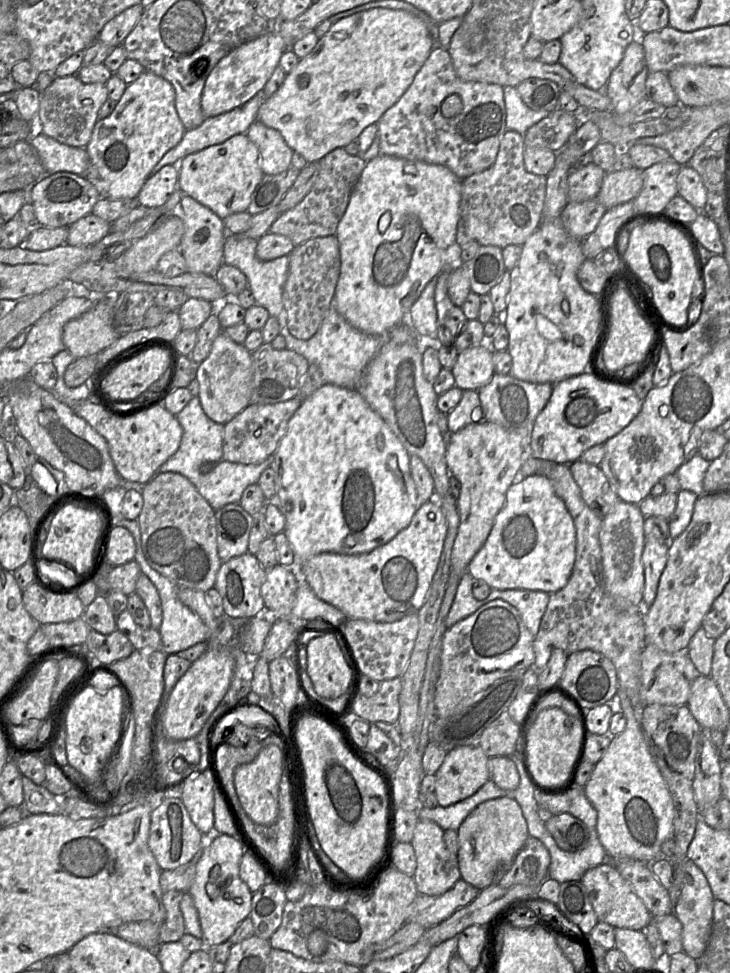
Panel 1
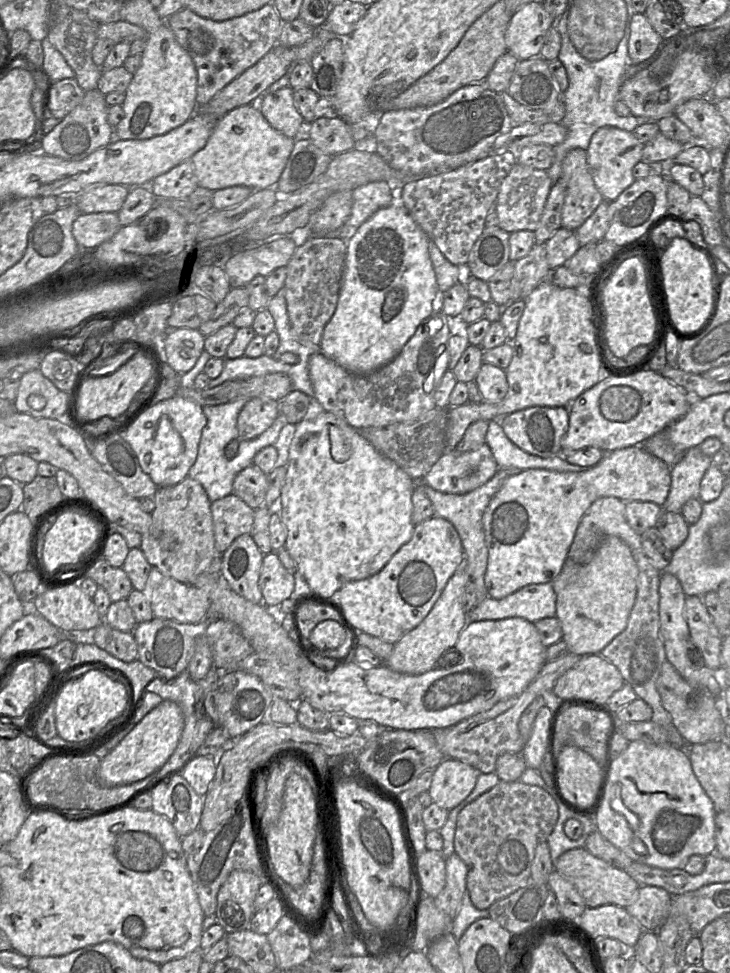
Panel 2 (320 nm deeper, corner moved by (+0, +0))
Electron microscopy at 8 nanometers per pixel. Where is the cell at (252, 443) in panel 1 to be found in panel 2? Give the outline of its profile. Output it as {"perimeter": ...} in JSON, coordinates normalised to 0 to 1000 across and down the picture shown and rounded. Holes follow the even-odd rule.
{"perimeter":[[[367,408],[345,409],[326,427],[326,446],[334,452],[349,451],[371,439],[379,428],[379,412]]]}

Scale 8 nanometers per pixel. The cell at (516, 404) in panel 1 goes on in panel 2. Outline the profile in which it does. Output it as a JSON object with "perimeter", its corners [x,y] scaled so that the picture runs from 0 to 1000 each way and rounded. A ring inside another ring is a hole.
{"perimeter":[[[730,417],[696,425],[684,433],[695,449],[707,458],[729,468],[755,470],[768,467],[768,452],[779,438],[779,417]]]}

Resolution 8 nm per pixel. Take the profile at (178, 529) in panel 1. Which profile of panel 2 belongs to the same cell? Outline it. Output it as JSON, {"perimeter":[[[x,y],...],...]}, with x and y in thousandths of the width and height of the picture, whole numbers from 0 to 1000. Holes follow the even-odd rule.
{"perimeter":[[[260,490],[249,495],[216,502],[210,510],[212,523],[207,527],[205,549],[193,549],[192,564],[203,579],[225,592],[248,599],[264,601],[277,589],[303,589],[303,571],[295,562],[293,543],[289,528],[289,515],[277,498]],[[219,548],[238,549],[242,562],[225,564],[218,557]]]}

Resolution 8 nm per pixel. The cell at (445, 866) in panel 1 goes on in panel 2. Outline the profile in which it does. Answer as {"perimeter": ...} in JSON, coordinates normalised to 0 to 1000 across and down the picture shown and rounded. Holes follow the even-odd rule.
{"perimeter":[[[621,877],[610,884],[611,908],[605,916],[593,923],[595,930],[618,942],[623,942],[638,916],[640,890]]]}

